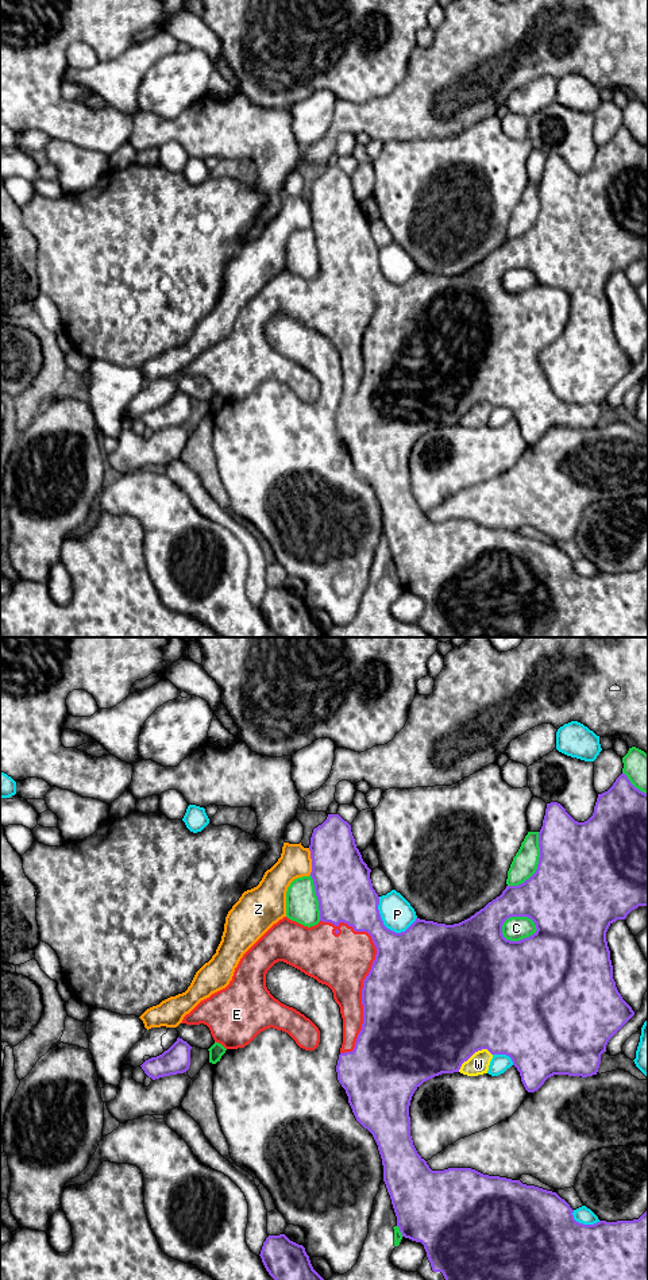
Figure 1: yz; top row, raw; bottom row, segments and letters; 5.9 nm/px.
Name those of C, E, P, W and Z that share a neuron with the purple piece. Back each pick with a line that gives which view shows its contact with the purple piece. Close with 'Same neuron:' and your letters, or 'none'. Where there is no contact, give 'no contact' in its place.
E: meets purple in yz
Same neuron: E

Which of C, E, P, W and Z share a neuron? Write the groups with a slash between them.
C / E / P / W / Z

